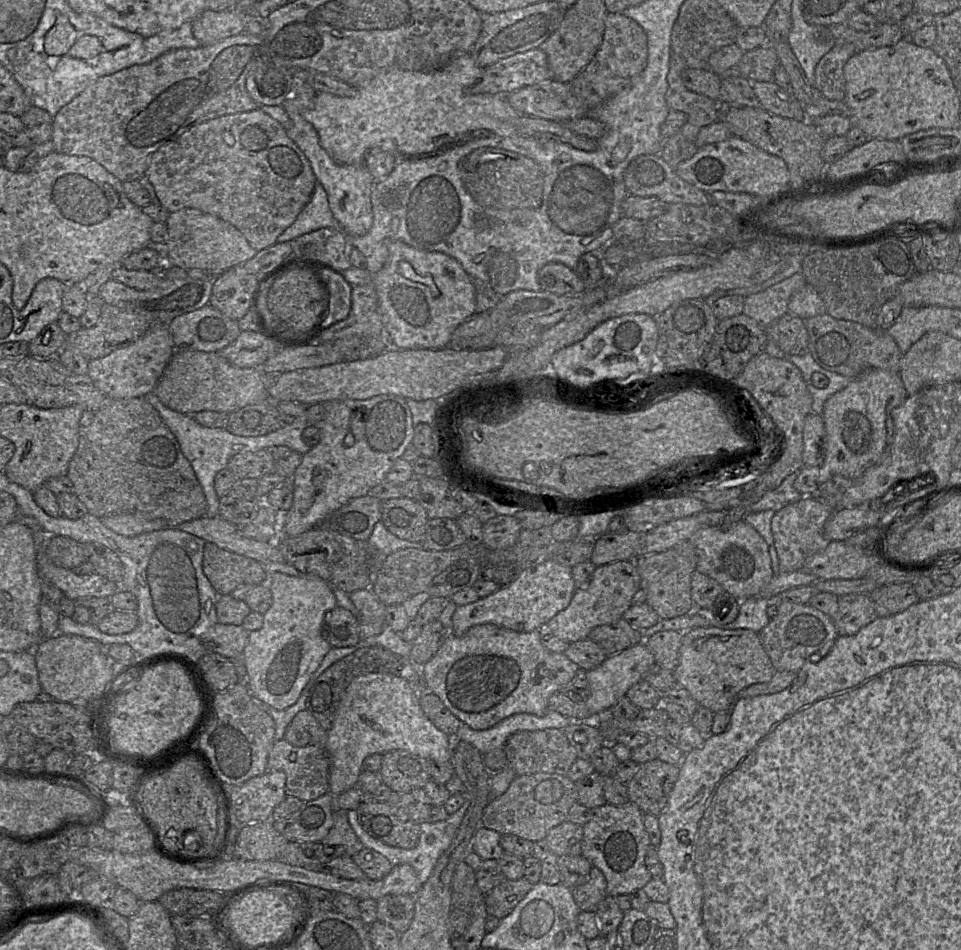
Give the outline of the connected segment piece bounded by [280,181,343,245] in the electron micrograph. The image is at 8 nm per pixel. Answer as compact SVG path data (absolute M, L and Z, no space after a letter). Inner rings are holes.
M317 181L310 201L302 209L294 225L283 235L280 245L290 245L304 234L321 228L343 230L329 207L328 194Z

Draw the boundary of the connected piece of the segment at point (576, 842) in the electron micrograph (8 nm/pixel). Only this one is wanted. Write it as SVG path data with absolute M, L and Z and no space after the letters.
M565 821L552 828L545 841L553 858L577 856L582 852L583 826Z

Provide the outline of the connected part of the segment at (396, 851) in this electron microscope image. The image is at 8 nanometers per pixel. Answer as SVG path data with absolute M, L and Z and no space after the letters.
M466 799L464 804L455 813L450 814L447 819L438 822L425 821L421 823L421 835L419 838L418 845L412 849L403 849L399 847L388 846L371 837L360 825L356 810L348 810L347 817L350 826L352 827L353 831L355 832L359 840L362 842L364 847L371 848L376 852L382 854L390 861L393 866L399 864L409 864L416 872L419 881L424 884L431 876L433 869L440 856L444 853L444 851L450 846L451 842L453 841L468 808L469 801Z

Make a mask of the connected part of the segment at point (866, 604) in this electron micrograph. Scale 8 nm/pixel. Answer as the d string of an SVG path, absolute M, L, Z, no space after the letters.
M868 594L839 596L836 611L832 615L839 636L849 636L871 623L877 617Z

